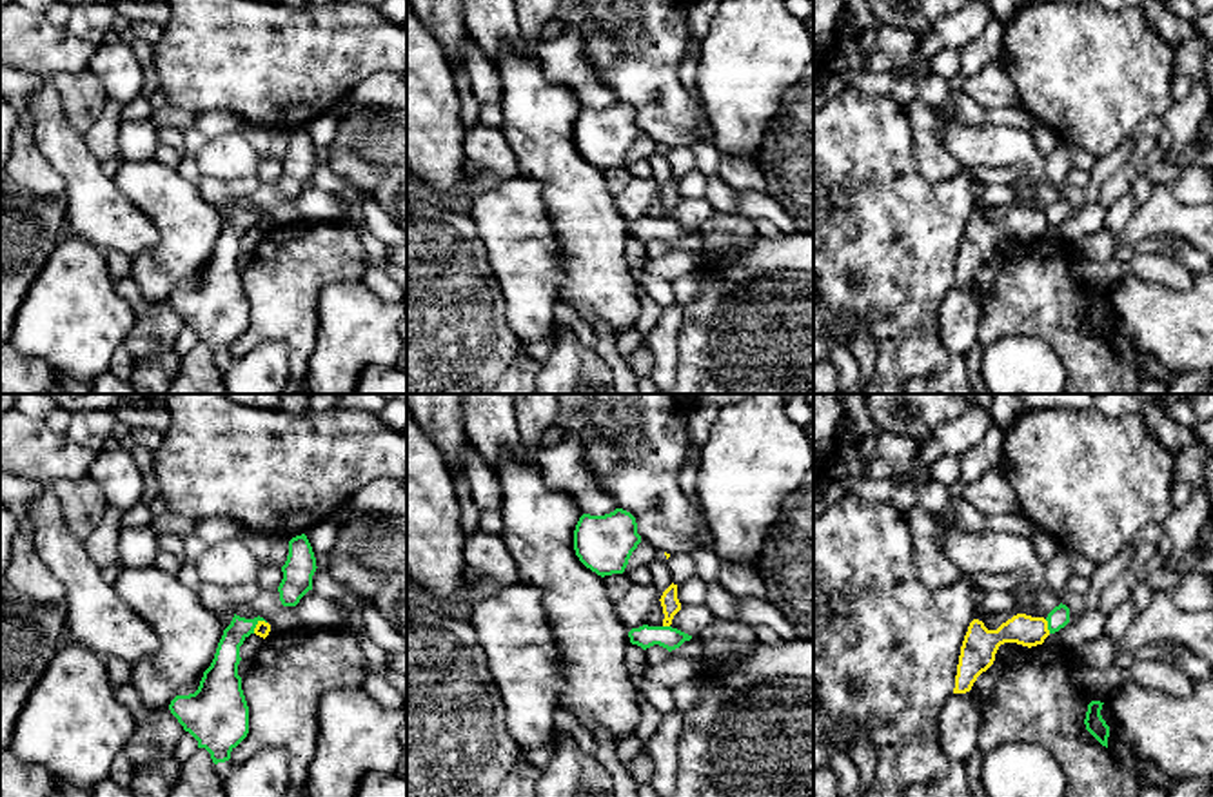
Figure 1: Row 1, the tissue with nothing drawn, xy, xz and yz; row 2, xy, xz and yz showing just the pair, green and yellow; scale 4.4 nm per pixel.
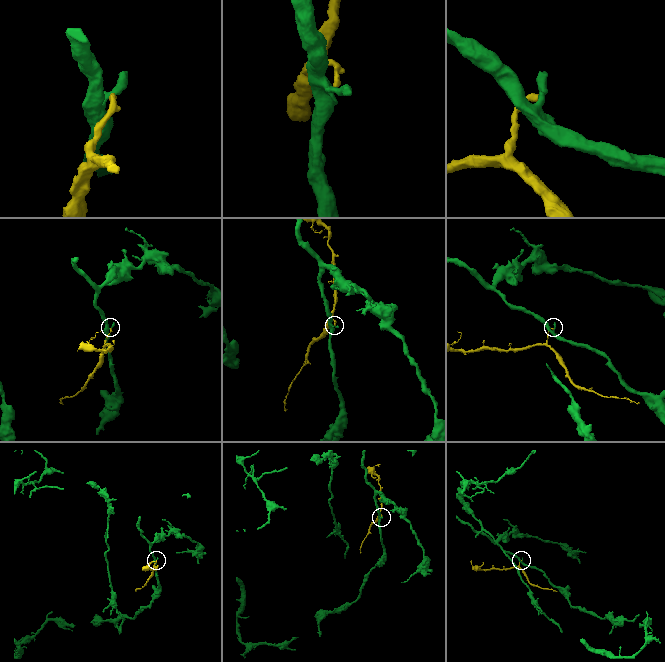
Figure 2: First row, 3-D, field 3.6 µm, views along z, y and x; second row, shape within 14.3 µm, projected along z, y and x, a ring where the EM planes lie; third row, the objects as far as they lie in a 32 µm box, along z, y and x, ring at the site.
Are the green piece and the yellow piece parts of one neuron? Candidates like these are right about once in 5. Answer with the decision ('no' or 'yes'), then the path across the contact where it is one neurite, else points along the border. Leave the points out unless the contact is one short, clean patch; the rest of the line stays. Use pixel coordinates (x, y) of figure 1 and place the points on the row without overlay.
no; border along xy (264, 213), (253, 226)

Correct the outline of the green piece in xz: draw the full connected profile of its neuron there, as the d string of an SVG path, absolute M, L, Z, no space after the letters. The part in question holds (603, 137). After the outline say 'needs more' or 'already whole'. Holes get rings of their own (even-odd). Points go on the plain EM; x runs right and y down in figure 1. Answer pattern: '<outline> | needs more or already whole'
M623 102L605 109L583 107L574 123L576 149L601 171L623 167L639 136L636 111Z | already whole

